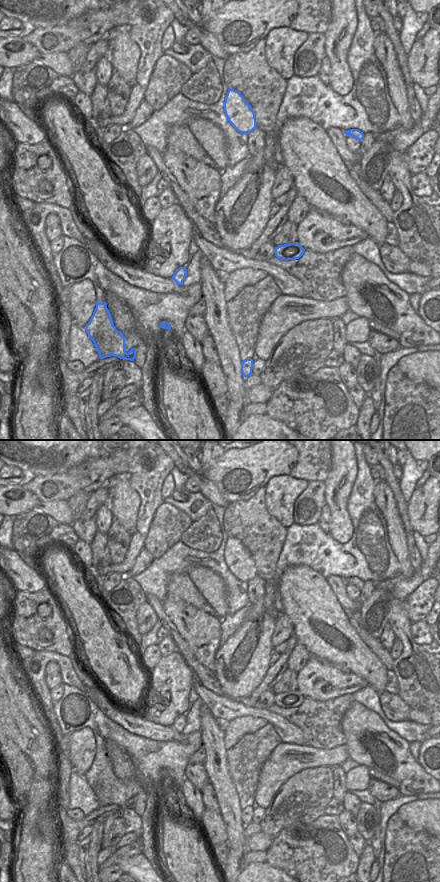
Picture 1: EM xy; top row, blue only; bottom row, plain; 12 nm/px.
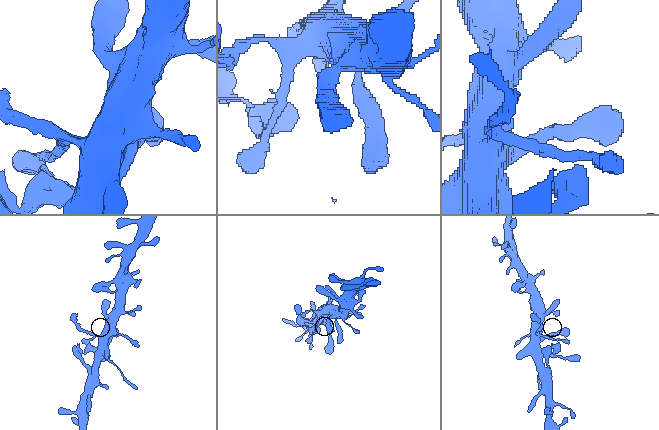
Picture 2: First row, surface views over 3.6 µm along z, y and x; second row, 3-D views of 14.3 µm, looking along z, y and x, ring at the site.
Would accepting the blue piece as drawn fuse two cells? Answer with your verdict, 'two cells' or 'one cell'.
one cell

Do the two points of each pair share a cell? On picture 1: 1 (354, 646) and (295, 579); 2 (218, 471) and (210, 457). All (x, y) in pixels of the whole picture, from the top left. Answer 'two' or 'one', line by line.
1: one
2: two

